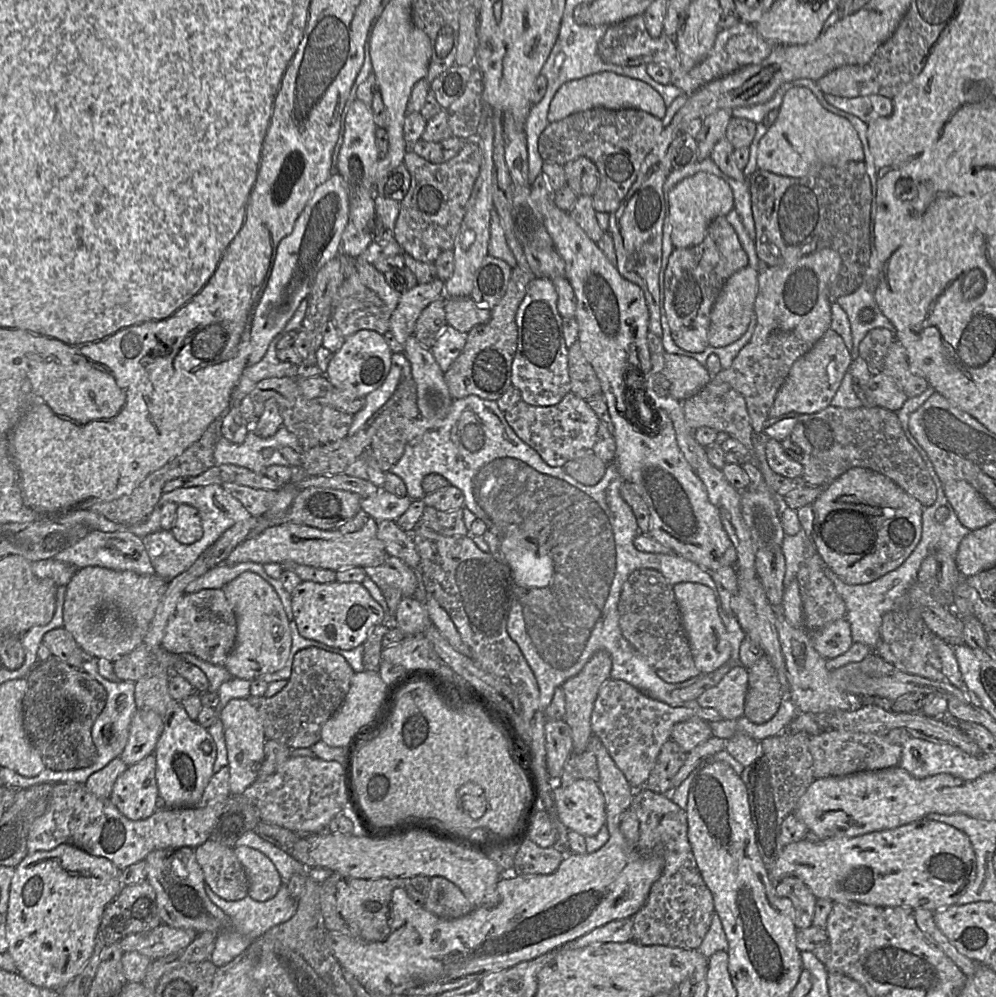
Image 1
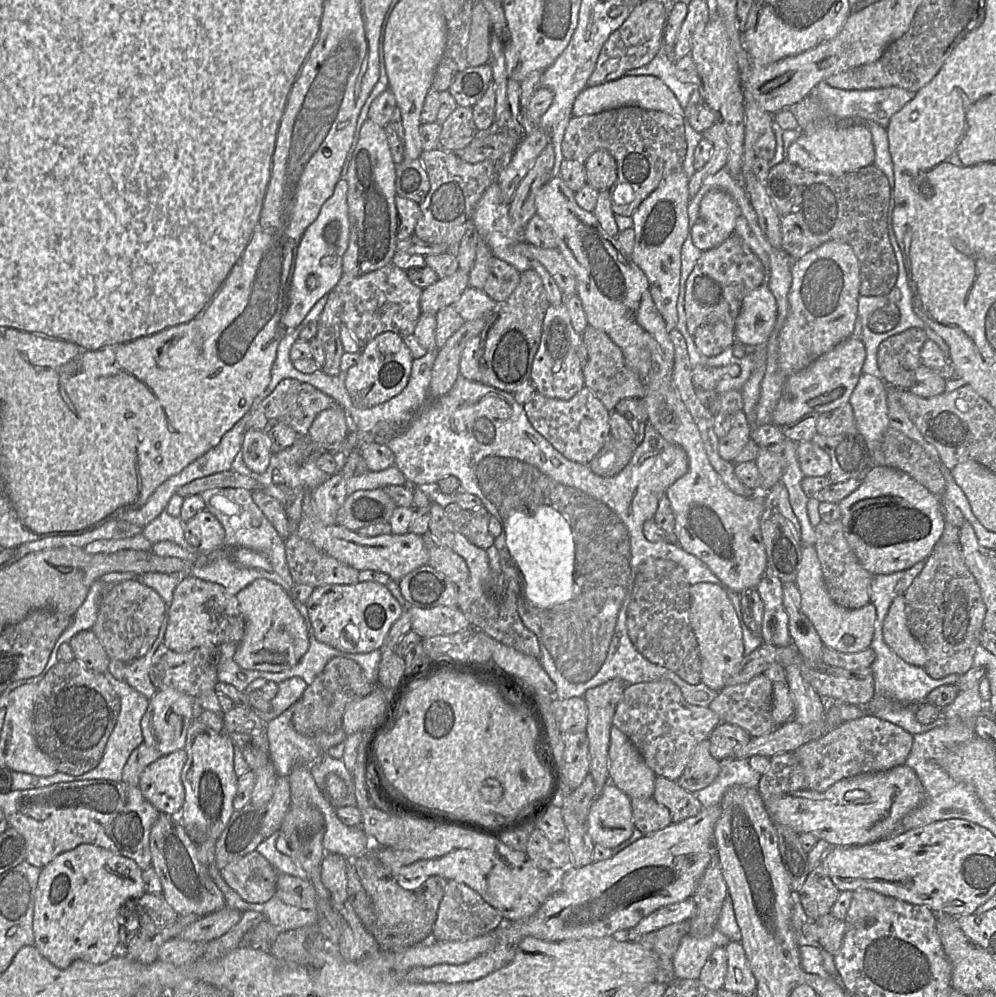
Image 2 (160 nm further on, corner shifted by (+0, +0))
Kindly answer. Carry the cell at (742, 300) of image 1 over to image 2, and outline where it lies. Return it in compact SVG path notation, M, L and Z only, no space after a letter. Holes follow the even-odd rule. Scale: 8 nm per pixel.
M767 285L754 289L743 299L736 319L736 343L751 347L766 344L774 330L777 317L777 300Z

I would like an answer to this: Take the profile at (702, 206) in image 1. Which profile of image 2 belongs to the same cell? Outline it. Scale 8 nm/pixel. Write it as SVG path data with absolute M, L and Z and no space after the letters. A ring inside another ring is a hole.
M720 190L707 192L690 229L692 243L702 251L719 246L735 233L740 215L740 208L729 194Z

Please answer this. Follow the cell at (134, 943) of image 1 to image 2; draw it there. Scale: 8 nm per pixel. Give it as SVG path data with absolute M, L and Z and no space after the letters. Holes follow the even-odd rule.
M224 907L185 927L178 938L192 942L209 942L227 933L240 921L242 914L239 910Z

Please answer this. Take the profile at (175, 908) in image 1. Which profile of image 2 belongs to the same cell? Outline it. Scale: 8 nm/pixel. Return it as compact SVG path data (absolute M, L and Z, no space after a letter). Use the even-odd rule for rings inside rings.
M160 813L149 839L151 867L162 885L162 895L179 916L196 914L200 917L225 907L223 894L198 858L197 845L181 822L172 815Z

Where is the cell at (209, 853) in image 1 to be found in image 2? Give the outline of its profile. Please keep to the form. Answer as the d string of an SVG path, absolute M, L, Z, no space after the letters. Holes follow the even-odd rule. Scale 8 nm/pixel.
M254 851L219 870L225 883L248 903L264 903L275 896L278 871Z

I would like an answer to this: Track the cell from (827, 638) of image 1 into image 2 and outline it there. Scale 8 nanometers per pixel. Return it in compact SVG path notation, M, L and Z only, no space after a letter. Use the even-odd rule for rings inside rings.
M814 546L803 548L795 583L801 594L801 610L814 625L824 647L845 653L857 653L870 648L875 630L875 606L869 603L860 609L850 610L836 604L826 588L821 563Z

